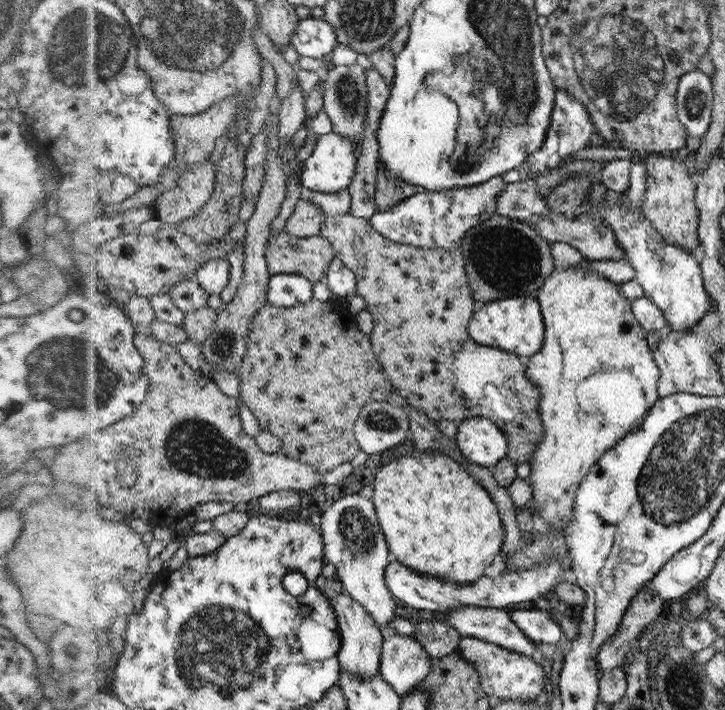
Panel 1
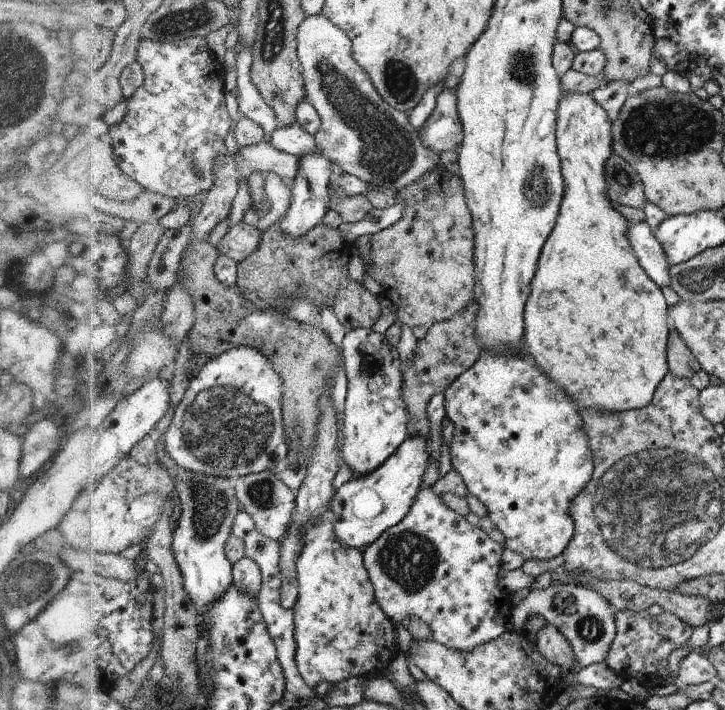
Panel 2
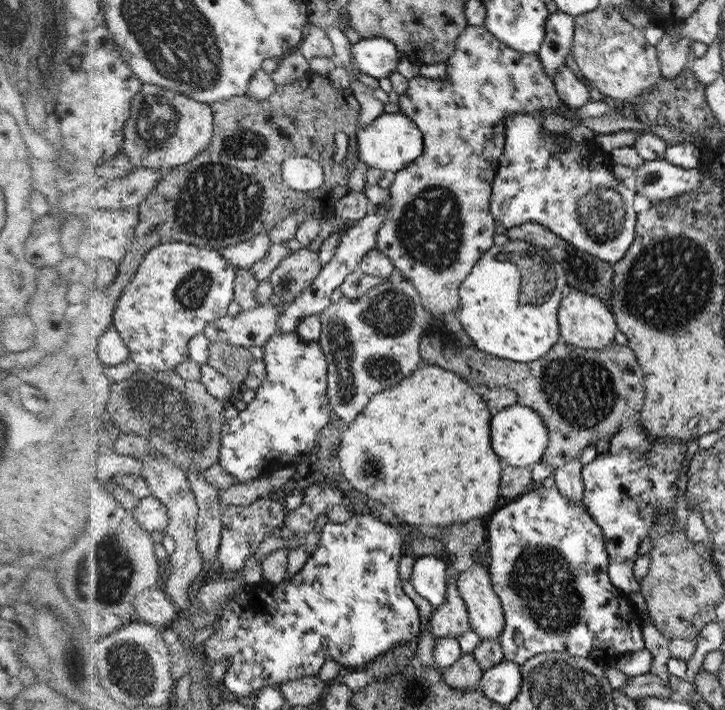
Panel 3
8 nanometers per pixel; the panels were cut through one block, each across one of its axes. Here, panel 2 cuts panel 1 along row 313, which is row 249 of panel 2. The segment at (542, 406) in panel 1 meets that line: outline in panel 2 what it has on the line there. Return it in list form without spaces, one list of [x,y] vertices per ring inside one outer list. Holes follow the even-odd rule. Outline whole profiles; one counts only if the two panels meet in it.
[[[572,92],[561,98],[561,106],[558,111],[557,120],[557,151],[561,157],[562,176],[565,177],[565,196],[560,206],[560,214],[557,218],[557,226],[553,228],[552,234],[545,243],[541,252],[537,276],[533,279],[532,294],[525,304],[525,336],[524,344],[526,350],[534,357],[536,365],[542,372],[554,378],[558,388],[569,393],[578,407],[578,412],[626,412],[627,410],[640,410],[653,402],[653,396],[661,384],[661,380],[668,373],[666,364],[666,300],[662,296],[662,289],[653,280],[650,280],[648,273],[642,268],[637,254],[634,254],[632,242],[629,240],[630,224],[624,220],[608,202],[609,182],[607,180],[607,163],[613,158],[612,136],[610,134],[610,120],[604,108],[592,99],[589,93],[580,94]]]

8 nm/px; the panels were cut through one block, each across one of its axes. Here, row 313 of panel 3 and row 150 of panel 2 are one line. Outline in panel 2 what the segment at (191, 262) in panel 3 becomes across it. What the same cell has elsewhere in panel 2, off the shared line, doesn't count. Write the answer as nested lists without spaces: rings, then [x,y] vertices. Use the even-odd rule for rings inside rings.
[[[192,37],[176,42],[162,42],[160,40],[146,38],[140,41],[136,60],[144,67],[146,82],[132,98],[128,99],[128,114],[124,122],[121,122],[118,126],[109,128],[110,133],[108,138],[111,139],[114,145],[117,163],[127,175],[137,180],[146,190],[158,192],[158,194],[170,196],[171,198],[180,200],[181,198],[187,198],[189,196],[198,197],[202,192],[211,191],[217,183],[218,158],[220,158],[220,156],[226,157],[226,154],[228,154],[228,144],[226,144],[226,140],[228,140],[228,134],[230,134],[232,130],[234,131],[237,126],[236,120],[232,118],[232,114],[230,114],[230,110],[228,110],[228,99],[232,95],[228,94],[226,91],[227,68],[225,67],[225,63],[220,62],[210,49],[208,38],[202,37]]]

